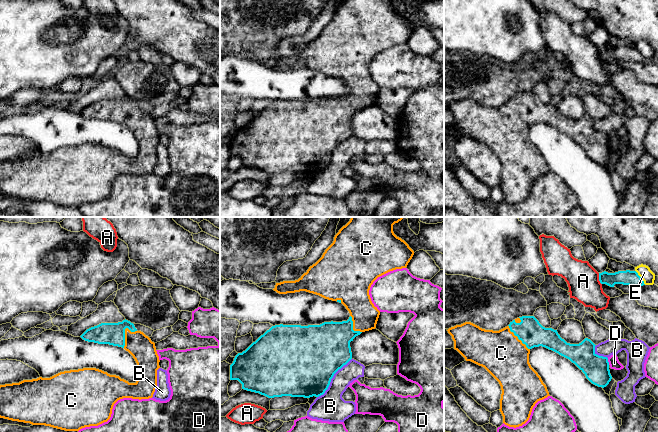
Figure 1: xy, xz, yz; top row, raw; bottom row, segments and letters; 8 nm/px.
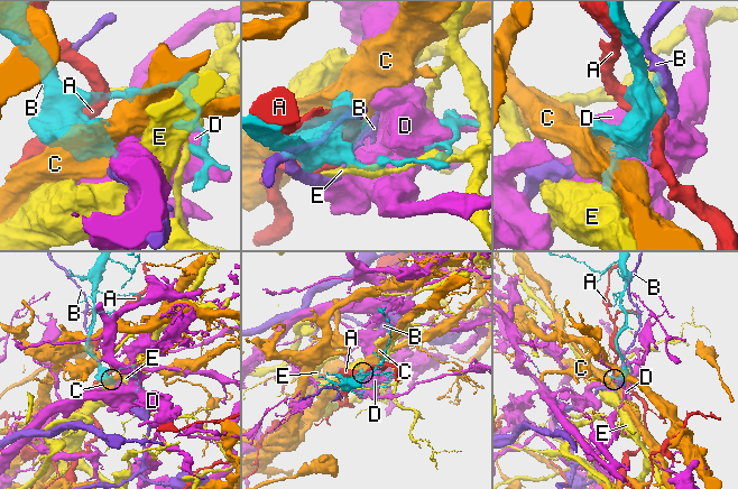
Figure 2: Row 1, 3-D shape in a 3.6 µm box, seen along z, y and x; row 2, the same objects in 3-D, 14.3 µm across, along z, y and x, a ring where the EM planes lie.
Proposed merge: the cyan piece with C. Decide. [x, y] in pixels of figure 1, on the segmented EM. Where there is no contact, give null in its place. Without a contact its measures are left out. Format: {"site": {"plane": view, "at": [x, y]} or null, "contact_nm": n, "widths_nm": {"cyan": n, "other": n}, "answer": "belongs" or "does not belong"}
{"site": {"plane": "xy", "at": [124, 333]}, "contact_nm": 180, "widths_nm": {"cyan": 180, "other": 200}, "answer": "belongs"}

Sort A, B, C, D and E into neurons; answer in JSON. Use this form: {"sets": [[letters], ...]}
{"sets": [["A"], ["B"], ["C"], ["D"], ["E"]]}

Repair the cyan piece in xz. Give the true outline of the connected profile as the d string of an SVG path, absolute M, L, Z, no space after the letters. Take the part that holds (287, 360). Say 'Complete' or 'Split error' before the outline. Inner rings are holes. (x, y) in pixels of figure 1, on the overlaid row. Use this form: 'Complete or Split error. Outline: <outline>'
Split error. Outline: M351 217L335 235L333 243L325 250L322 257L309 267L298 280L276 283L273 289L279 294L306 291L325 299L342 303L350 313L347 321L324 322L320 325L275 325L261 335L245 351L238 353L230 365L230 380L238 380L242 389L259 393L268 398L319 397L328 389L334 374L352 359L350 342L362 332L376 328L380 311L371 301L369 290L380 276L406 268L414 255L409 245L393 232L393 225L402 217Z

